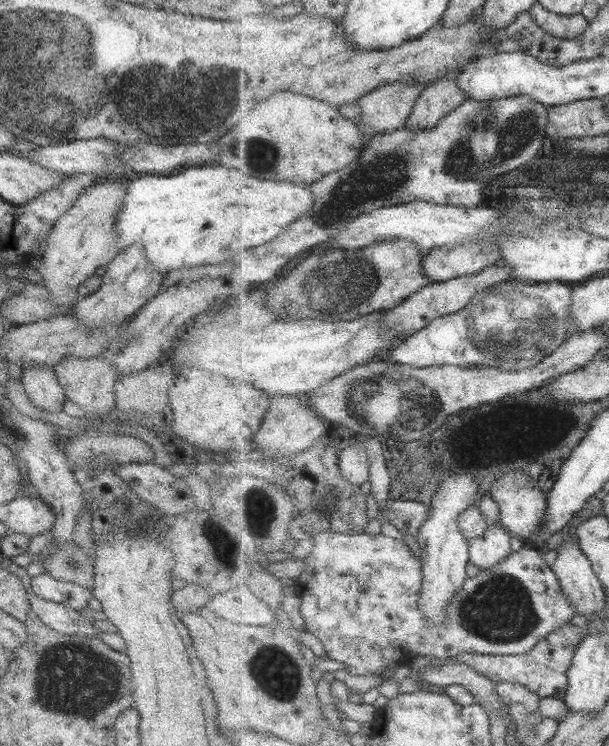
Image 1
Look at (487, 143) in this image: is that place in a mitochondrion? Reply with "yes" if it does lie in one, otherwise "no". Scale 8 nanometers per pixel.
yes

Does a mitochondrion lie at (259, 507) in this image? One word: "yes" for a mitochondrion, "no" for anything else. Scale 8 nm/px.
yes

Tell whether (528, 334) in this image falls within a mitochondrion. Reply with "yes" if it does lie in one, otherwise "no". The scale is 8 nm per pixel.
yes

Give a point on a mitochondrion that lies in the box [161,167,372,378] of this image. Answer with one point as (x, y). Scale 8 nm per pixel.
(322, 244)

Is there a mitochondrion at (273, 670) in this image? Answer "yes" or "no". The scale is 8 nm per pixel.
yes

